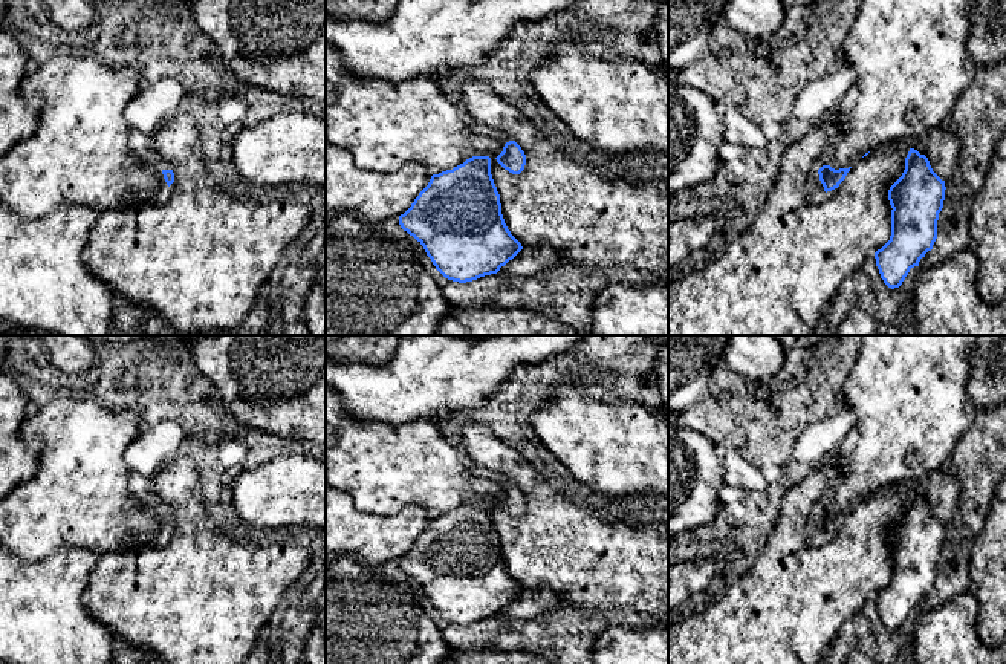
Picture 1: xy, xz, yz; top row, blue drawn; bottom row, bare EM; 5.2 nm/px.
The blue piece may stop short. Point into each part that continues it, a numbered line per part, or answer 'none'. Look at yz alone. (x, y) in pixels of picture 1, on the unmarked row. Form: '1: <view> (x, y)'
1: yz (814, 524)

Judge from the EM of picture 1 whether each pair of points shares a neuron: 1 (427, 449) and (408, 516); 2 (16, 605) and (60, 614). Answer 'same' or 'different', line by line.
1: different
2: same

